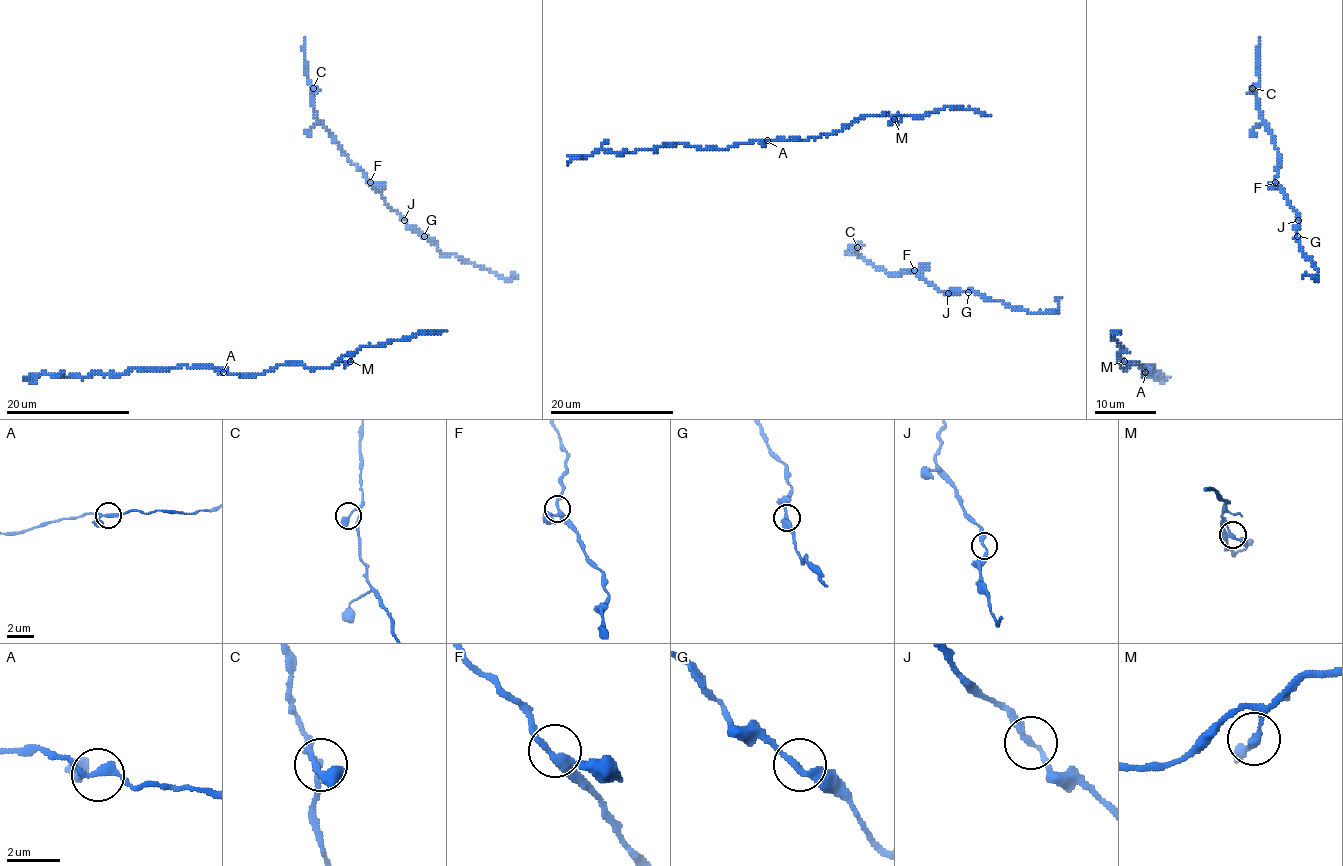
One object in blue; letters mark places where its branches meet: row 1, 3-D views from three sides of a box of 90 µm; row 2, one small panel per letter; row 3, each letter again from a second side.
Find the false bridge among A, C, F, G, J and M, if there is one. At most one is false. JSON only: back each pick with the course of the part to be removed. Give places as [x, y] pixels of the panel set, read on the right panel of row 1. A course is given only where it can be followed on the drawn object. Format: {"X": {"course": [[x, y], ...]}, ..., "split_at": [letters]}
{"split_at": []}

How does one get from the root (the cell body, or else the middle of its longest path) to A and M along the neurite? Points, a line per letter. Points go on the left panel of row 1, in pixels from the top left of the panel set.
A: (436, 333), (361, 345), (330, 367), (307, 368), (287, 362), (251, 376), (223, 372)
M: (436, 333), (416, 333), (392, 342), (362, 345), (350, 361)

